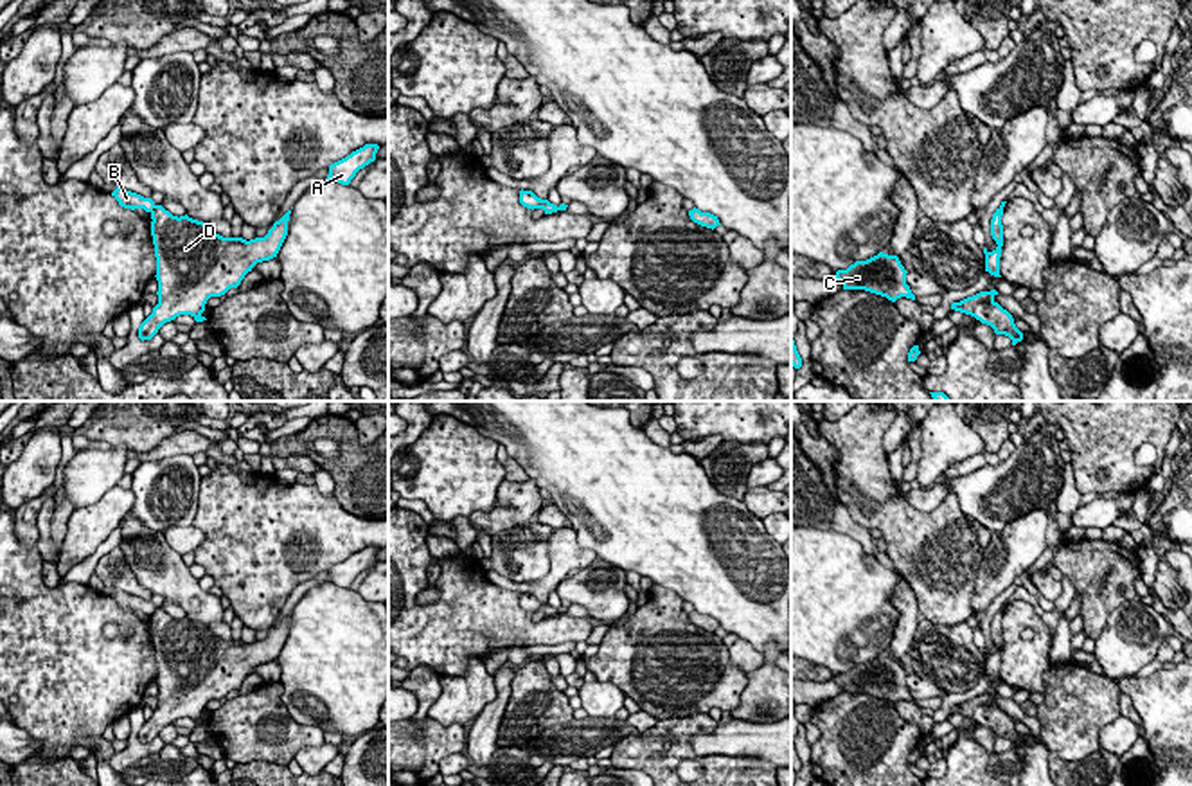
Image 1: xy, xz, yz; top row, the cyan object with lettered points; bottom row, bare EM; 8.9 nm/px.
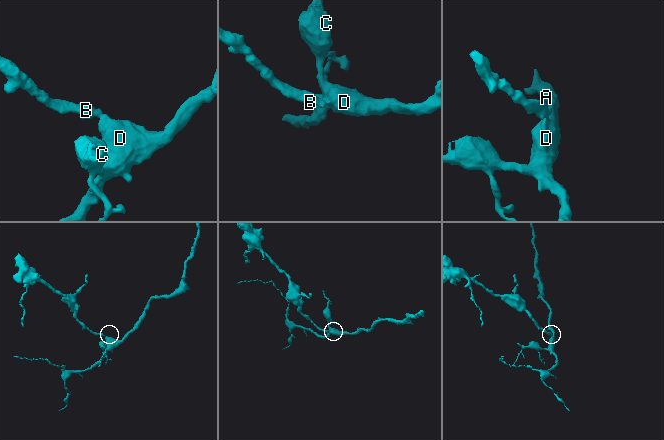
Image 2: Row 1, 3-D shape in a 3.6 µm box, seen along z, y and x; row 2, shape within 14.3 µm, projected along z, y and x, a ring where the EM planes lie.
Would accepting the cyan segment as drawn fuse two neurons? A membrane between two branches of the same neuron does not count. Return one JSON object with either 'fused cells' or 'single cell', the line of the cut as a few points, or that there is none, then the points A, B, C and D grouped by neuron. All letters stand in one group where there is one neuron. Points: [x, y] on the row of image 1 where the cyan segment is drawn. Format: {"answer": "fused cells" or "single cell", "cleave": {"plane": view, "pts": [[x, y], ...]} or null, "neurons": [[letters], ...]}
{"answer": "fused cells", "cleave": {"plane": "xy", "pts": [[157, 205], [151, 213]]}, "neurons": [["A", "C", "D"], ["B"]]}

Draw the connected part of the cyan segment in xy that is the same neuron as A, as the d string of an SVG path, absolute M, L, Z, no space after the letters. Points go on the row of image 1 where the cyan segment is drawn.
M365 144L363 147L352 151L345 158L329 165L329 174L325 180L338 182L342 185L349 185L360 169L376 160L379 146Z

